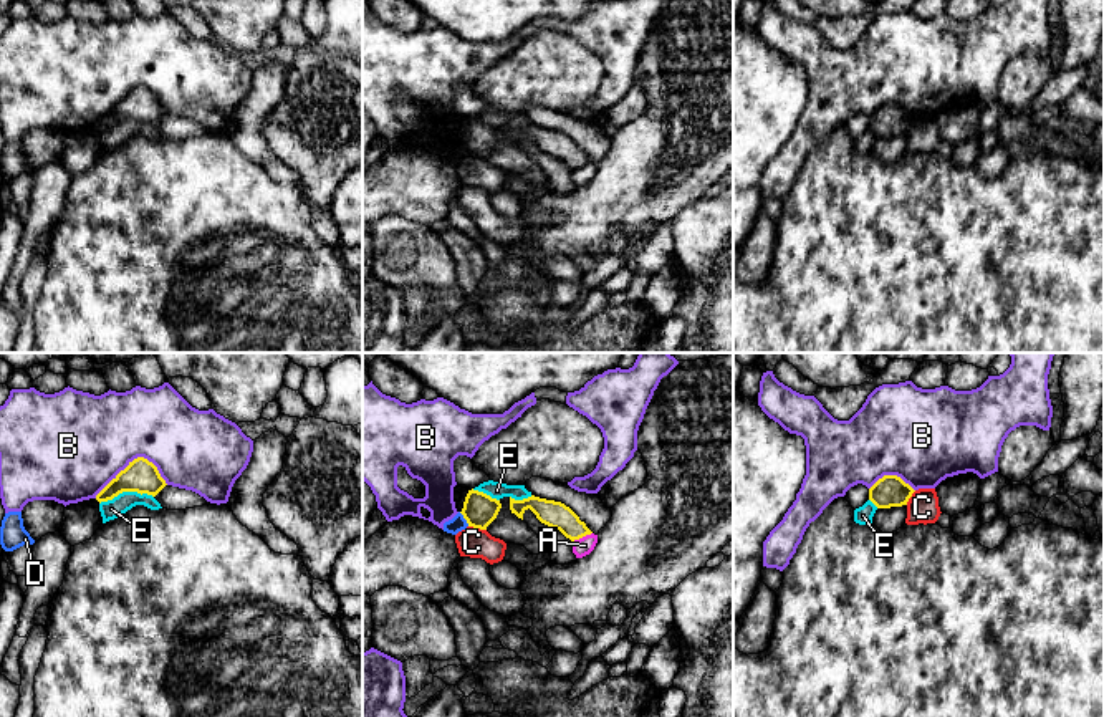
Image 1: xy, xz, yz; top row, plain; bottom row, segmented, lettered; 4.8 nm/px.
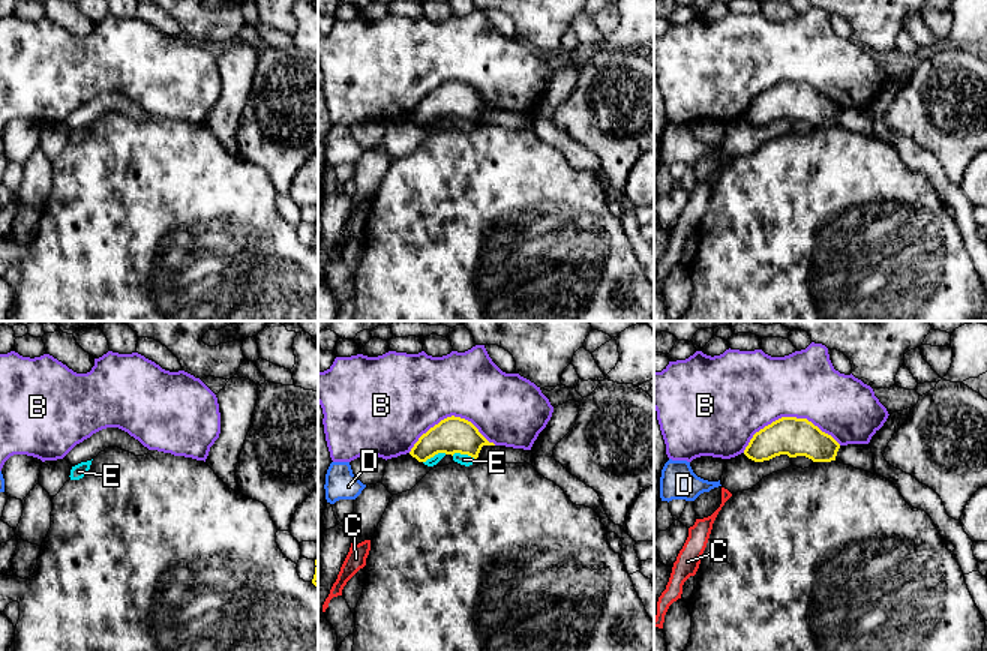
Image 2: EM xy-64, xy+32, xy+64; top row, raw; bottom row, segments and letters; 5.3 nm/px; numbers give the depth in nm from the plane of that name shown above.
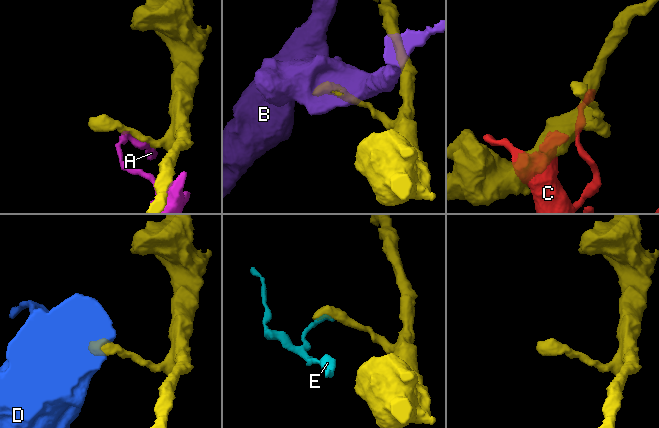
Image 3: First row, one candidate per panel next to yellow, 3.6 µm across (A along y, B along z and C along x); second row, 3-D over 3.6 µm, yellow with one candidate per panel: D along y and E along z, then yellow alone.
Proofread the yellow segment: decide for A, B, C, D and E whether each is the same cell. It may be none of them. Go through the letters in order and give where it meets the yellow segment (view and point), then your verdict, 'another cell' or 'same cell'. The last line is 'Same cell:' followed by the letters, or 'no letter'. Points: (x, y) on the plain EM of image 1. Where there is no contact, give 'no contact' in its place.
A: xz (581, 166) | another cell
B: xy (134, 88) | another cell
C: xz (477, 156) | another cell
D: xz (464, 146) | another cell
E: xy (126, 120) | another cell
Same cell: no letter

